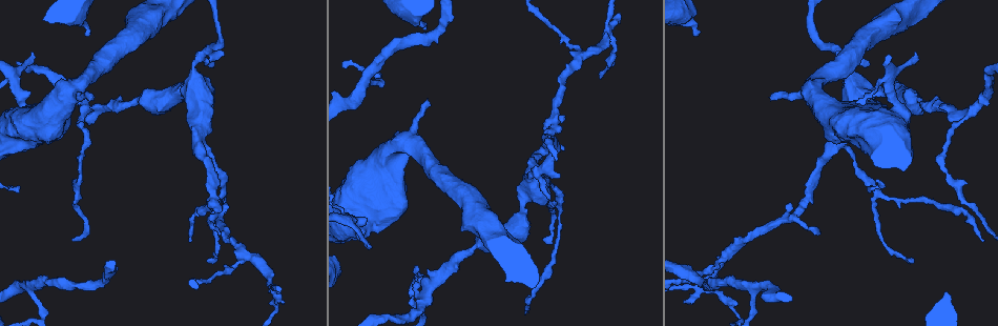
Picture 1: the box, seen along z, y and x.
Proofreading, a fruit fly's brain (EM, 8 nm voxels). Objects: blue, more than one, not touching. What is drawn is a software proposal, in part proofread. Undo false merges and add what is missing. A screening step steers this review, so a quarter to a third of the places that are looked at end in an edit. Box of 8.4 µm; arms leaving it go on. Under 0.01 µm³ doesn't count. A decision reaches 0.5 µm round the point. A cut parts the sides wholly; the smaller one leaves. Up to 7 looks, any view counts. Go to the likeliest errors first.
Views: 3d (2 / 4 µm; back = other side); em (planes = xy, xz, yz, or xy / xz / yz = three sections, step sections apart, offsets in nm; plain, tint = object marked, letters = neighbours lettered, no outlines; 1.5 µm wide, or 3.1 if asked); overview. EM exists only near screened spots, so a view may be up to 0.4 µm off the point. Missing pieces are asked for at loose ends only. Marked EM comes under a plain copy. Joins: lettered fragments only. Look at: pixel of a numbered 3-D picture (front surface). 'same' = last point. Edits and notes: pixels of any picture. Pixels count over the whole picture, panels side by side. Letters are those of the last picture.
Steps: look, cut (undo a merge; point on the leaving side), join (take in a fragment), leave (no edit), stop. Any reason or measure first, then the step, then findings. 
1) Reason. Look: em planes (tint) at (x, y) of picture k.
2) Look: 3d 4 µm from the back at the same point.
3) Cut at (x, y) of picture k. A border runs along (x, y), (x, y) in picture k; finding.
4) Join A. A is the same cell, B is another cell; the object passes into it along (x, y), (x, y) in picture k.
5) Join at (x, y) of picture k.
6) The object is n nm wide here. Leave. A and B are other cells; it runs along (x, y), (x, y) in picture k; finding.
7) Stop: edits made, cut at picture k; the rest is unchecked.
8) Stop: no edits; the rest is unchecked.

Free end. Look: em planes (letters) at (90, 98) of picture 1.

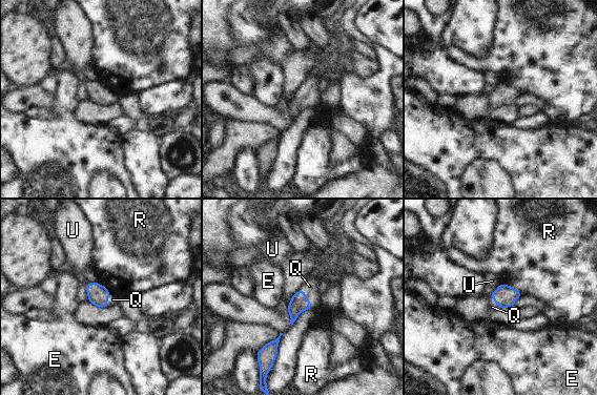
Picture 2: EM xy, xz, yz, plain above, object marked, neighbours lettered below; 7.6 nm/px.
Join Q. Q is the same cell, E, R and U are other cells; the object passes into it along (299, 303), (307, 298), (309, 286) in picture 2; it goes on there.

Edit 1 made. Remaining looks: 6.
Look: em yz step 4 (letters) at (697, 34) of picture 1.

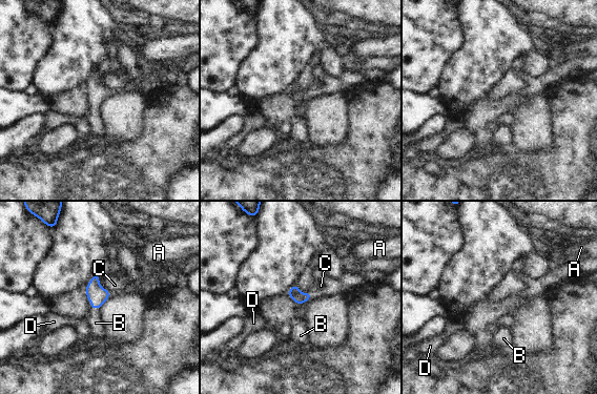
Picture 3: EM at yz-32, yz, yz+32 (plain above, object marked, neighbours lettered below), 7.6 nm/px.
Look: em planes (letters) at the same point.

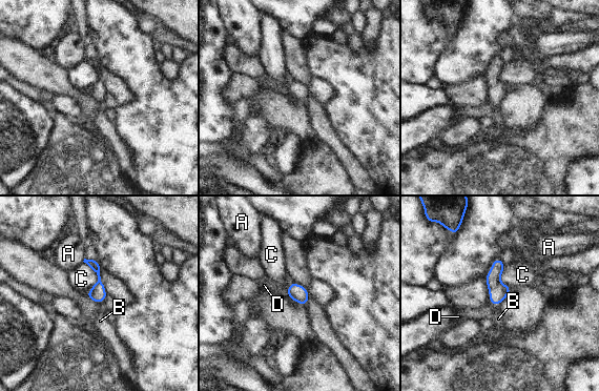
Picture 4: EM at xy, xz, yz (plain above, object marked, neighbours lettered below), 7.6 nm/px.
Join B. B is the same cell, A, C and D are other cells; the object passes into it along (498, 291), (496, 304), (498, 319) in picture 4; the neuron continues.

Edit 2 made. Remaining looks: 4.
See it whole again. Look: overview.

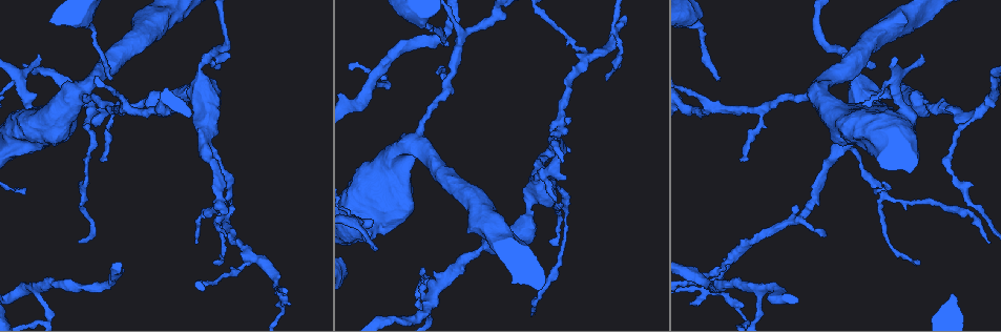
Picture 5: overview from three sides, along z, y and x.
Tapers out. Look: em planes (letters) at (742, 161) of picture 5.

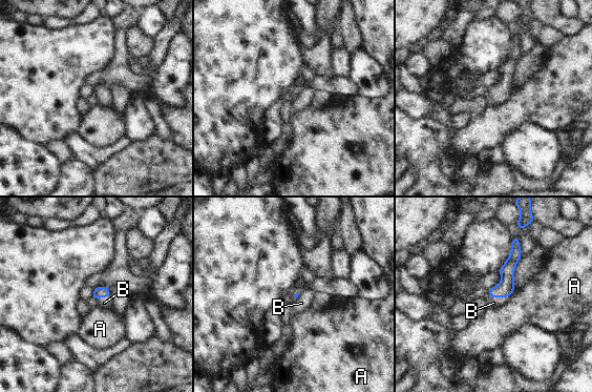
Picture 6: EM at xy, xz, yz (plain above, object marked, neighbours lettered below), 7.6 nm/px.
Join B. B is the same cell, A is another cell; the object passes into it along (504, 289), (500, 296), (493, 303) in picture 6; it goes on there.

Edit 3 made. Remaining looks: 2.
Stop: edits made, join at picture 2, join at picture 4, join at picture 6; the rest is unchecked.

